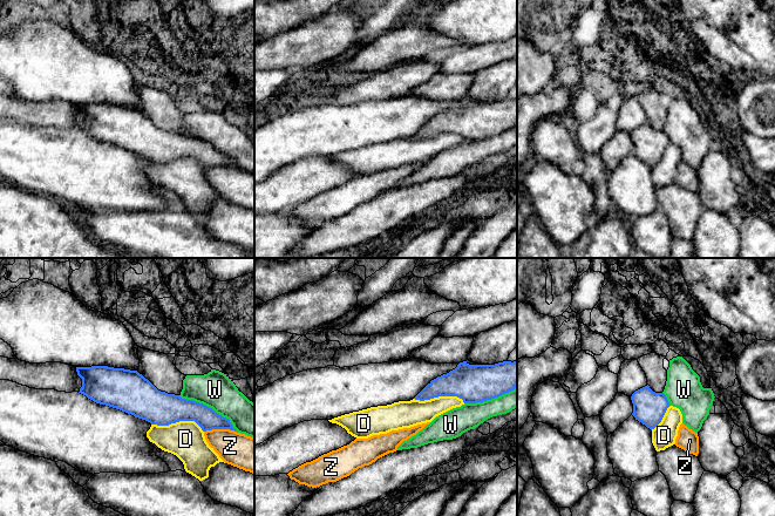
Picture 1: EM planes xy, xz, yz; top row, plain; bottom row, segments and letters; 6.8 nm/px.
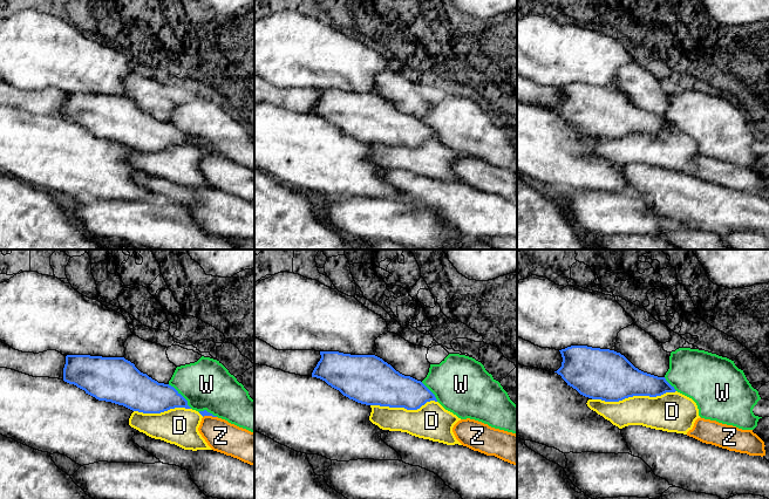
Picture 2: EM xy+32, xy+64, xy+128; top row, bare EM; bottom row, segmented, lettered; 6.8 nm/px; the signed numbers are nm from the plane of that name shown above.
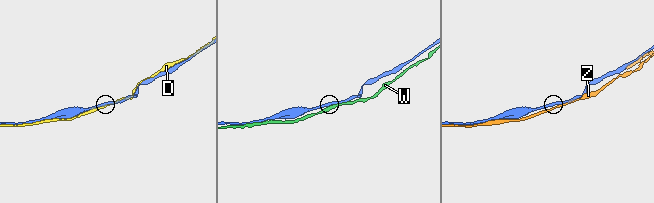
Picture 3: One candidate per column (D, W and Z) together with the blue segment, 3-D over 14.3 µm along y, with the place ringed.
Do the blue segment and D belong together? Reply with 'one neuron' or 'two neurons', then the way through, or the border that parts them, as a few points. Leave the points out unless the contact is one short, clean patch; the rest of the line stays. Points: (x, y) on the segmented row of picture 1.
one neuron

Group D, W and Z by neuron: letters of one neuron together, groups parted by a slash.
D / W / Z

